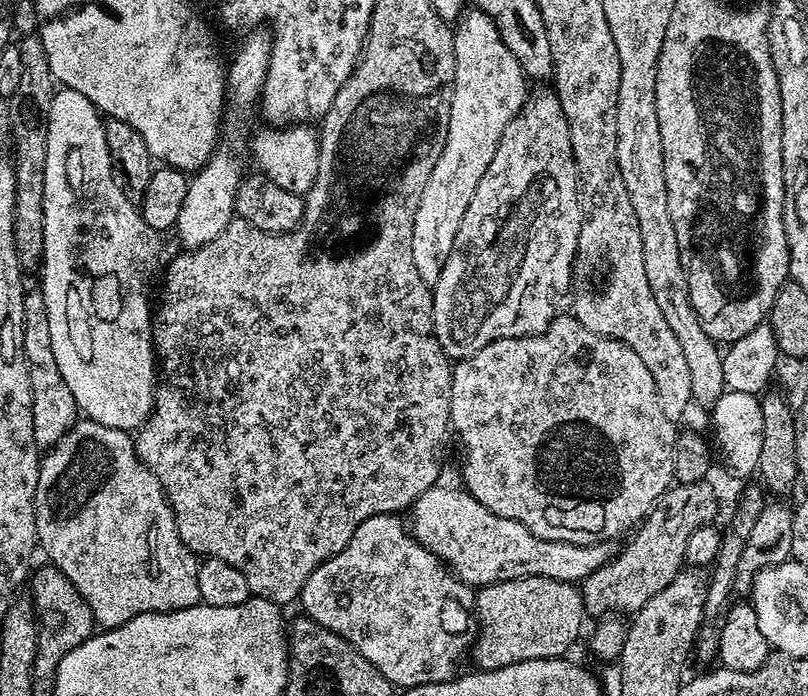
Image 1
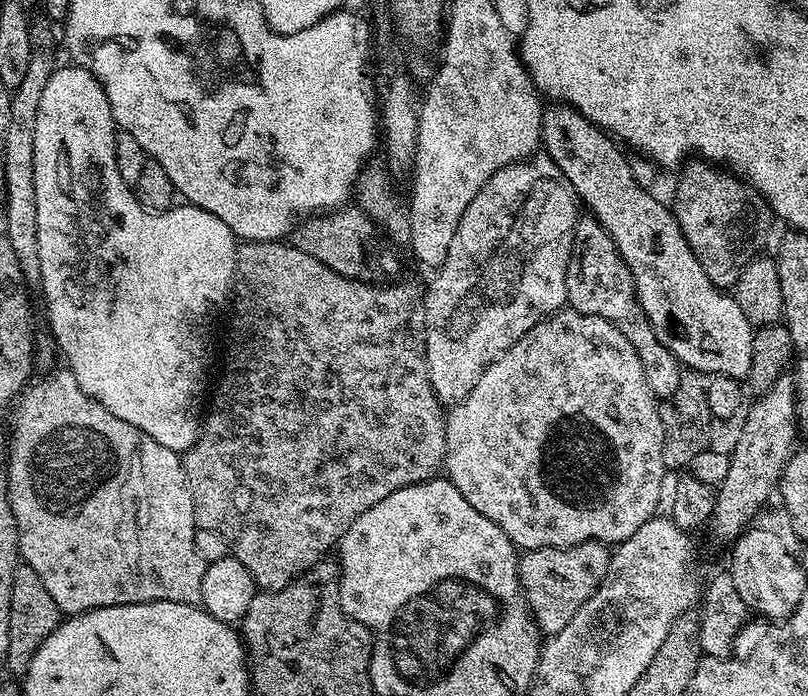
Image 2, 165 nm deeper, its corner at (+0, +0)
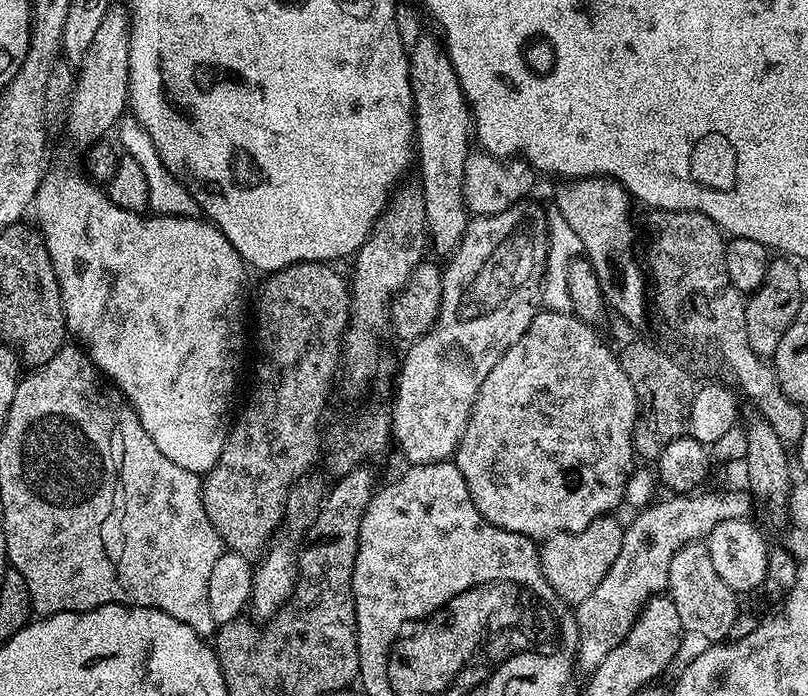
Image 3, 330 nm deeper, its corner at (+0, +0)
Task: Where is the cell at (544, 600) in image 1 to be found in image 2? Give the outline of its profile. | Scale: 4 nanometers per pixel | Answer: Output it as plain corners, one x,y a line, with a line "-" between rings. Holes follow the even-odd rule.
587,540
569,548
533,548
519,557
520,591
524,593
535,627
551,638
578,614
578,610
608,573
610,552
598,540

